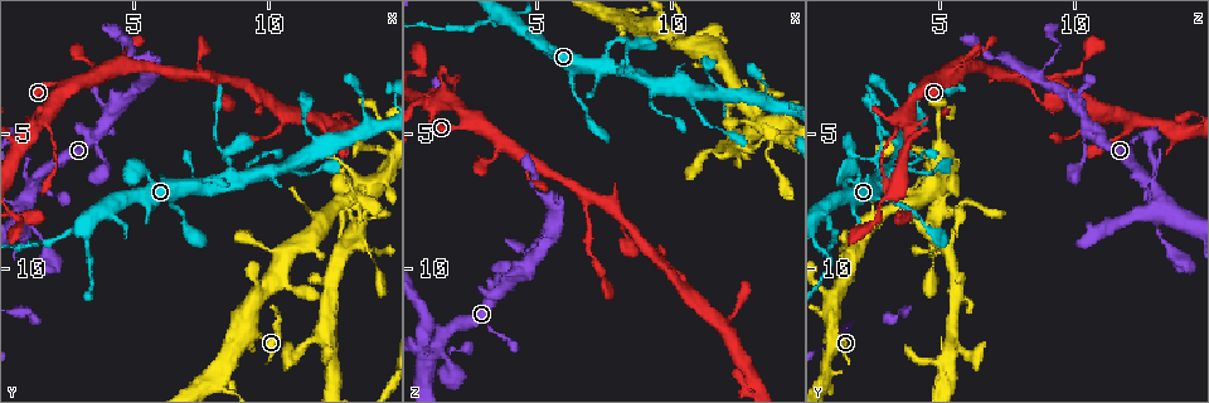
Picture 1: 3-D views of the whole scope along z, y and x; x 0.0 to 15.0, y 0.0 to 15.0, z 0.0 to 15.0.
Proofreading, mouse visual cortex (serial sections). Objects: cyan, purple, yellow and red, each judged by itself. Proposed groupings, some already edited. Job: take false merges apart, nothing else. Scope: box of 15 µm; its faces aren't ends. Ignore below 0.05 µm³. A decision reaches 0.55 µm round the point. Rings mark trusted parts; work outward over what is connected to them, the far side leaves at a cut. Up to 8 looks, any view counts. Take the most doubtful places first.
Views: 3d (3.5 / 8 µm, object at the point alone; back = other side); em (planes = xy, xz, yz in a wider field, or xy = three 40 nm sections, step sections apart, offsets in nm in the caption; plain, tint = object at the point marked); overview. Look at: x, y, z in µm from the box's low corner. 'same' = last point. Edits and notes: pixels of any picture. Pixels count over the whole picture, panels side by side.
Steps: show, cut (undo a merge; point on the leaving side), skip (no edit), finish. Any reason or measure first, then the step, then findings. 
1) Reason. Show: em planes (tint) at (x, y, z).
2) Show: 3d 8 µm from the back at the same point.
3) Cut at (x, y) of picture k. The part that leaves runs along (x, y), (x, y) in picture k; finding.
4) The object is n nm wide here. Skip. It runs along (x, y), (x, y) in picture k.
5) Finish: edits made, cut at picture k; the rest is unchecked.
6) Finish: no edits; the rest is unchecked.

Three-way junction. Show: 3d 3.5 µm from the back at (1.4, 4.5, 3.8).

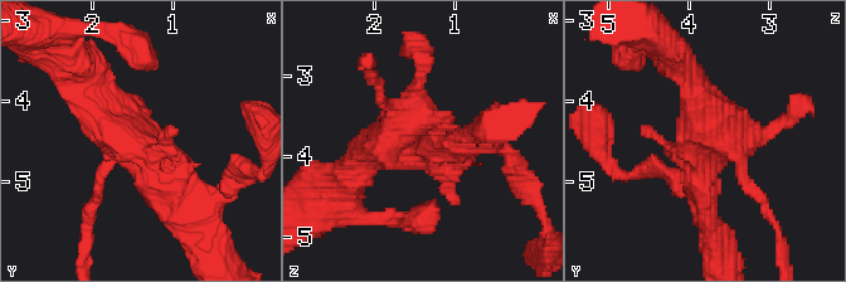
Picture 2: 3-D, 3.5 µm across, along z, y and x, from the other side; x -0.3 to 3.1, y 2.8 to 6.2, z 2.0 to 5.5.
Now the EM. Show: em xy step 3 (tint) at (1.45, 4.50, 3.85).

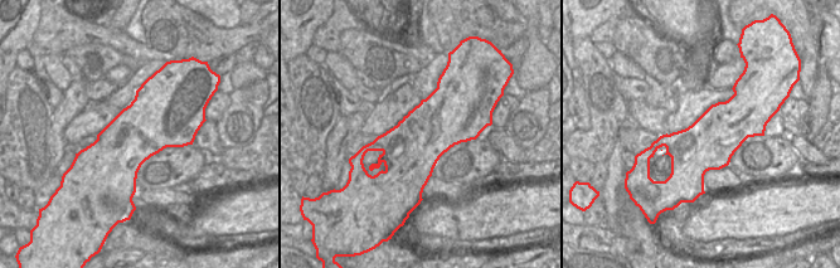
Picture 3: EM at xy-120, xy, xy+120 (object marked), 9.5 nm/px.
Skip. It runs along (77, 62), (97, 105), (174, 194) in picture 2; one cell here.

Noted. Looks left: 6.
Two arms at a narrow angle. Show: 3d 3.5 µm at (5.5, 2.9, 8.6).

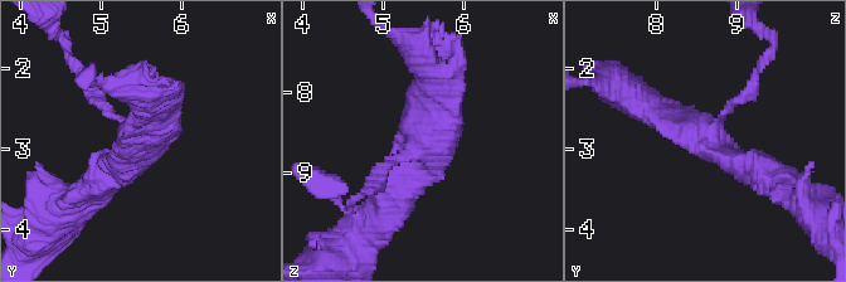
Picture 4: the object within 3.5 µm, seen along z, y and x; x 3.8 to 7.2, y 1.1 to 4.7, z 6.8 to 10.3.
4 arms meet here; the arms are 100, 250, 300, 400 nm wide; now the EM. Show: em planes (plain) at (5.50, 2.85, 8.60).

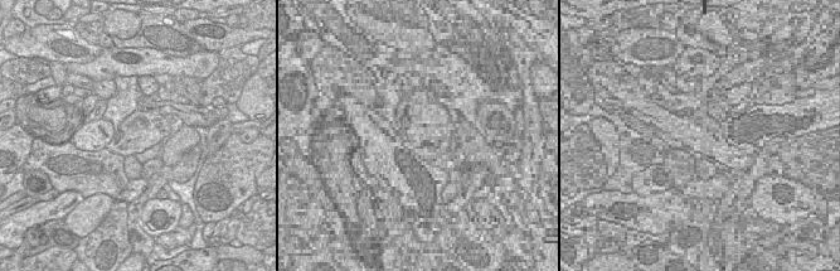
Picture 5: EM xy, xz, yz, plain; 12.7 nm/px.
Show: em planes (tint) at the same point.

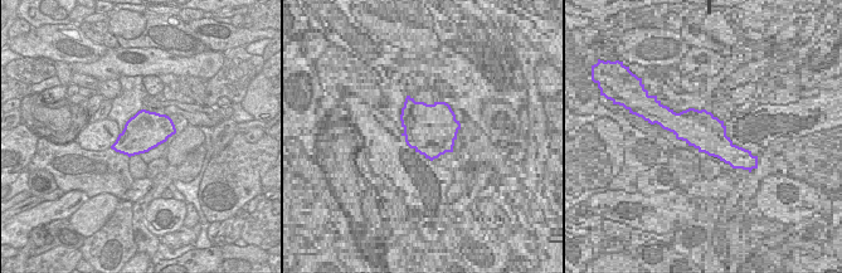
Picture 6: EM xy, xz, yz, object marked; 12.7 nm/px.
The object is 480 nm wide here. Skip. It runs along (767, 171), (642, 106) in picture 4; one cell here.

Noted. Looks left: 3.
Two arms at a narrow angle. Show: 3d 8 µm at (11.4, 9.0, 1.7).

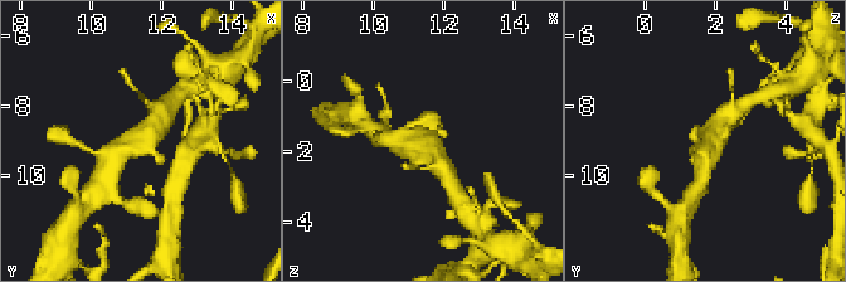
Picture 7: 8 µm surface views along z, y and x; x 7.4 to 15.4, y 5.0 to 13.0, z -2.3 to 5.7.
Show: em xy step 5 (tint) at (11.3, 9.2, 1.7).

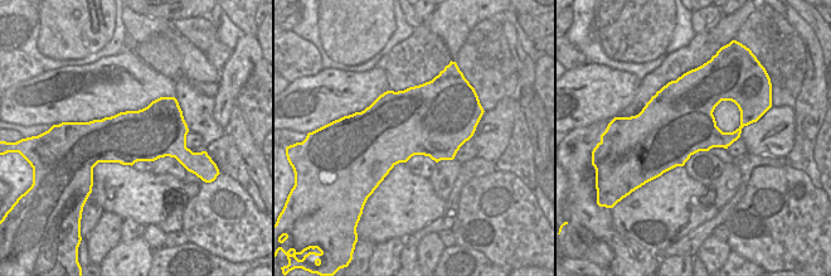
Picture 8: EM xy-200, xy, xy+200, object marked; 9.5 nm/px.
Skip. It runs along (108, 169), (135, 135), (156, 118) in picture 7; one cell here.

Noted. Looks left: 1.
Finish: no edits; the rest is unchecked.

